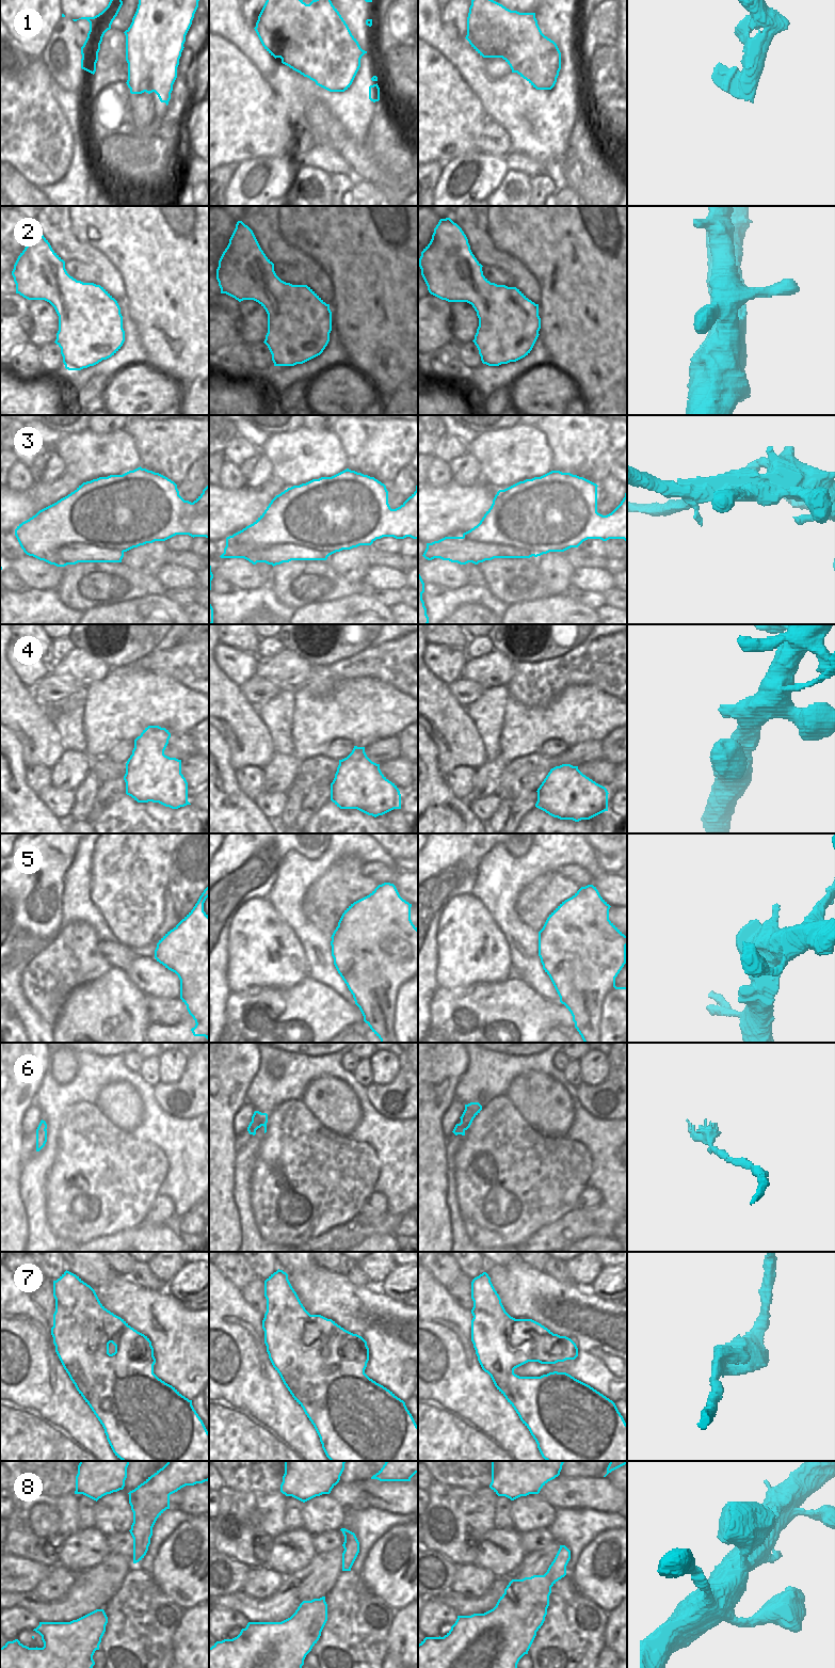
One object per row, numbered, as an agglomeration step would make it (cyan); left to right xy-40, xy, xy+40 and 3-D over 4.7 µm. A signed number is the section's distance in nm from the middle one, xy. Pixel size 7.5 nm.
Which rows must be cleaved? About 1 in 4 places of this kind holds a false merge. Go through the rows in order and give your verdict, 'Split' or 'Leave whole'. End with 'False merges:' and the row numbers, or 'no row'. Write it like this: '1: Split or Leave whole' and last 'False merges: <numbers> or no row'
1: Leave whole
2: Leave whole
3: Leave whole
4: Leave whole
5: Split
6: Leave whole
7: Leave whole
8: Leave whole
False merges: 5.

